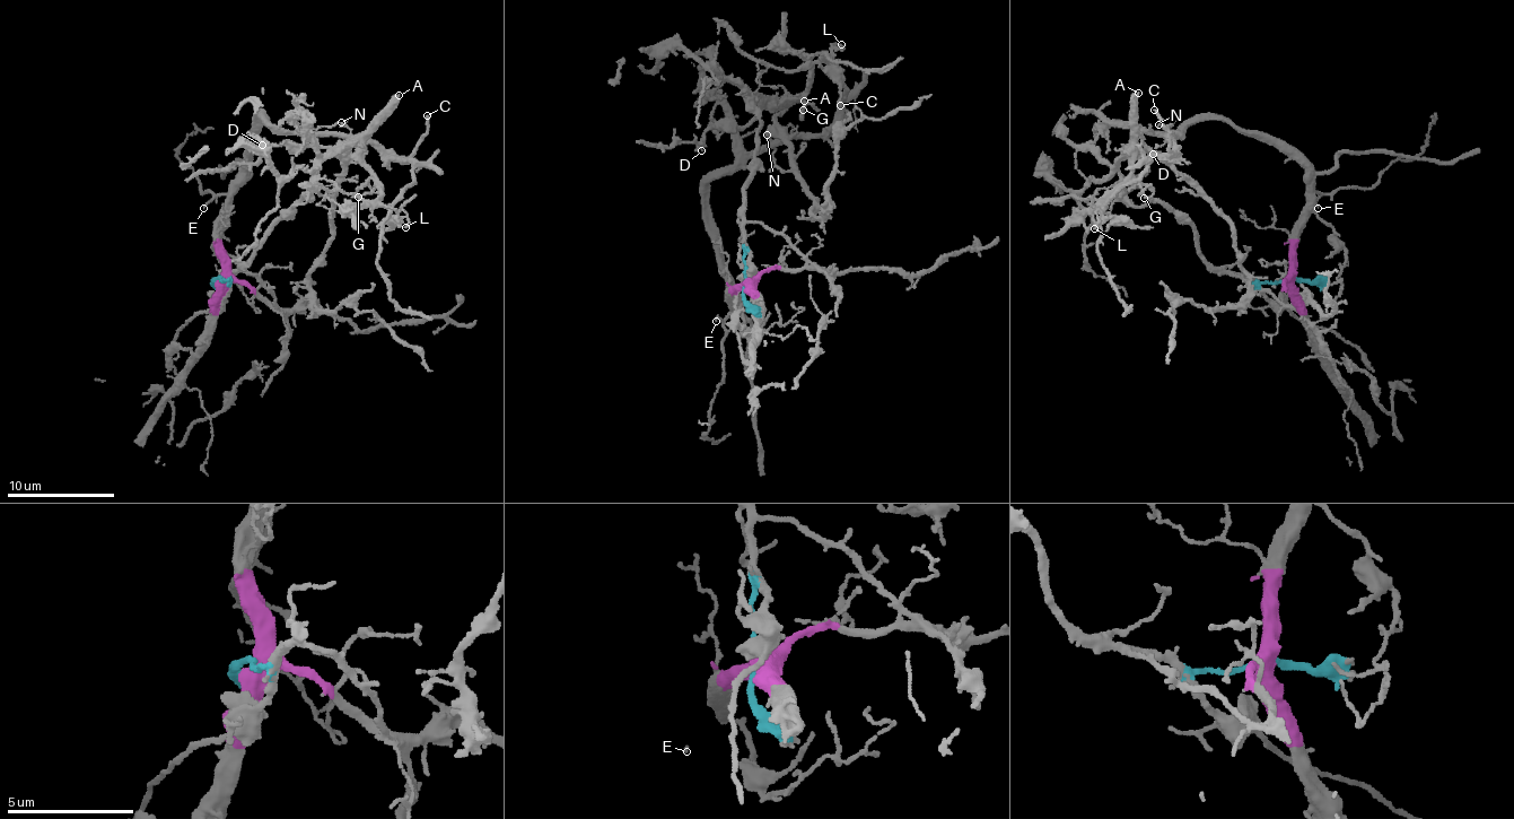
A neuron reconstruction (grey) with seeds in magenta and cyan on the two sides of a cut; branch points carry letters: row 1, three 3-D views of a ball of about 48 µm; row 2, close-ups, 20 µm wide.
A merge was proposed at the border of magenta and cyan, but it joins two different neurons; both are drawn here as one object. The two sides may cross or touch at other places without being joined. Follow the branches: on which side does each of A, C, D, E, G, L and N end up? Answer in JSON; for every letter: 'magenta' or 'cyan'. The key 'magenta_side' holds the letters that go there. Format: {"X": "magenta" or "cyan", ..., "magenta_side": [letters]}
{"A": "cyan", "C": "magenta", "D": "cyan", "E": "magenta", "G": "cyan", "L": "cyan", "N": "magenta", "magenta_side": ["C", "E", "N"]}

